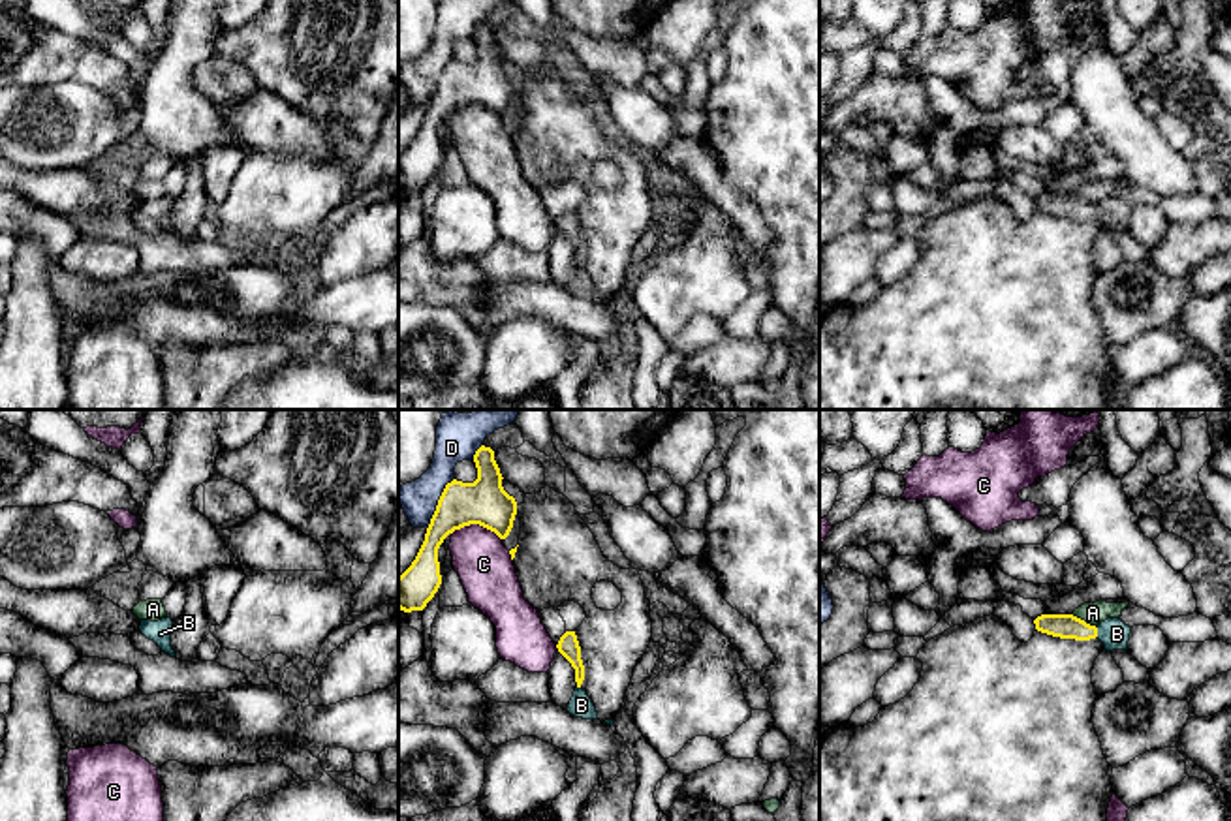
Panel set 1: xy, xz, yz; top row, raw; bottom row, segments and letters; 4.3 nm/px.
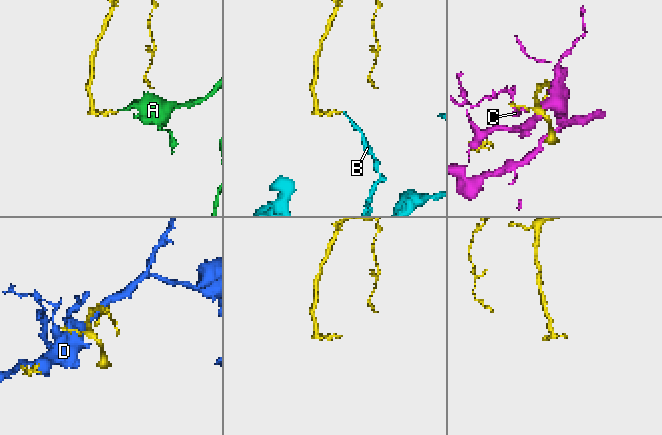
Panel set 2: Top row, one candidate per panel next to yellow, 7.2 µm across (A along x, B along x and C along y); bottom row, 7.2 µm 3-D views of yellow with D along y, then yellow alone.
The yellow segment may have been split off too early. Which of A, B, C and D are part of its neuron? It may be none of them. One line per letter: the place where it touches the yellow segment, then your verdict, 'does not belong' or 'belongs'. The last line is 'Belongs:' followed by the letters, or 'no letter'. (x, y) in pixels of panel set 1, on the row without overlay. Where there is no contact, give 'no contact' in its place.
A: yz (1083, 200) | does not belong
B: yz (1096, 211) | belongs
C: xz (476, 102) | does not belong
D: xz (438, 81) | does not belong
Belongs: B

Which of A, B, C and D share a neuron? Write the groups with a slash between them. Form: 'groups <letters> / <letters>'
groups A / B / C / D

